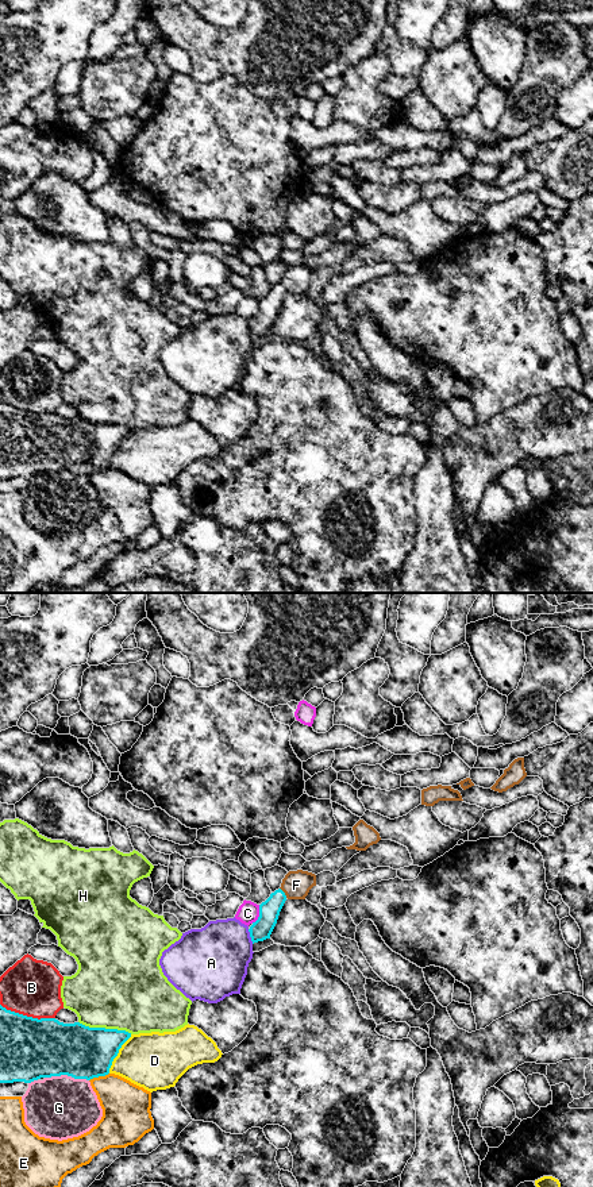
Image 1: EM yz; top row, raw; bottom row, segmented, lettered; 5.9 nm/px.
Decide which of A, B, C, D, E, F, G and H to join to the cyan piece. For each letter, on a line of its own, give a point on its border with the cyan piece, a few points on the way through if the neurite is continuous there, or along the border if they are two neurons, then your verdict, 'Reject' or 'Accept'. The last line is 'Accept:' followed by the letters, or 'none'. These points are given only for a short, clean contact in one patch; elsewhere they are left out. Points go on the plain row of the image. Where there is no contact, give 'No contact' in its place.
A: Touches cyan at yz (250, 331). Reject
B: Touches cyan at yz (26, 411). Reject
C: Touches cyan at yz (260, 309). Boundary: yz (260, 300), (260, 311), (251, 318). Reject
D: Touches cyan at yz (118, 447). Reject
E: Touches cyan at yz (99, 470). Reject
F: Touches cyan at yz (284, 288). Path across: yz (269, 305), (284, 288), (296, 280). Accept
G: Touches cyan at yz (66, 469). Reject
H: Touches cyan at yz (104, 423). Reject
Accept: F

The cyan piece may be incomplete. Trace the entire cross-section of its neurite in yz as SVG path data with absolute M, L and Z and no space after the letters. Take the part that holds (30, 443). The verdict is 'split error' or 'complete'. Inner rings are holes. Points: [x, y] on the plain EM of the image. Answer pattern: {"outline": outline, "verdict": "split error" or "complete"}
{"outline": "M0 400L0 478L31 478L41 473L68 470L74 474L105 471L113 454L131 428L89 423L80 417L63 419L55 413L32 413Z", "verdict": "complete"}

